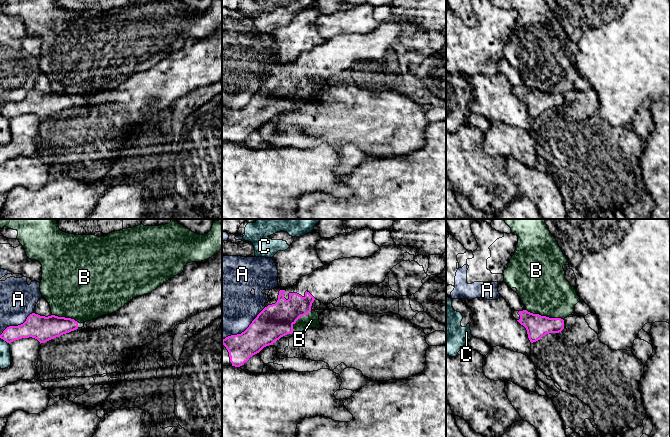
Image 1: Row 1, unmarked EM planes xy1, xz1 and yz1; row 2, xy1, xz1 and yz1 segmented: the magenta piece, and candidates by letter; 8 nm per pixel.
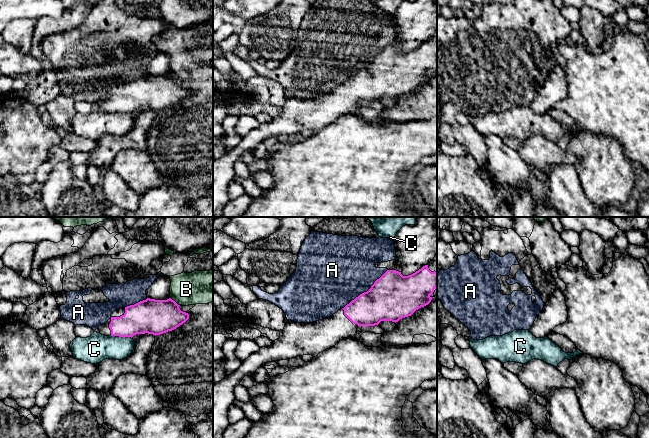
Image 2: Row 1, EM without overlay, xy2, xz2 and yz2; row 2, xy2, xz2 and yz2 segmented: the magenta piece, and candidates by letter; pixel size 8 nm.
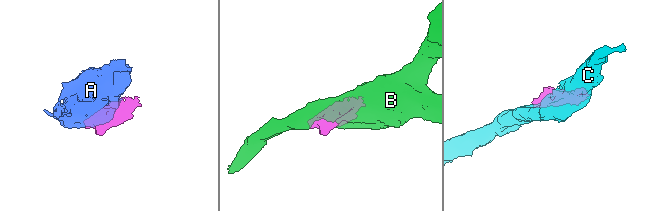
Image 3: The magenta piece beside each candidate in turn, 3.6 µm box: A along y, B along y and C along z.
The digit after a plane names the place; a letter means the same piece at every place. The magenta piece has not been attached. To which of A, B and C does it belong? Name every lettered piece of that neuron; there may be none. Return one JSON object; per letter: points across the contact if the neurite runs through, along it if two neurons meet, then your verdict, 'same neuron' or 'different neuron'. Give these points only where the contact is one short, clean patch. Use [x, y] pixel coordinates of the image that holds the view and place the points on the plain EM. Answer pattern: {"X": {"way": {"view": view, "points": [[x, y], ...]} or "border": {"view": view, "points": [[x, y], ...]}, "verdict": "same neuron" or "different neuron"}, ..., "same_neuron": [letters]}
{"A": {"verdict": "different neuron"}, "B": {"verdict": "different neuron"}, "C": {"border": {"view": "xy2", "points": [[111, 111], [129, 112], [131, 114]]}, "verdict": "different neuron"}, "same_neuron": []}

